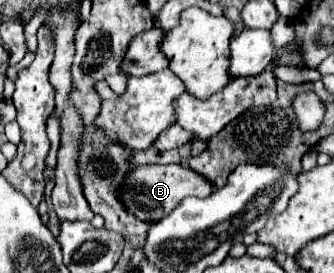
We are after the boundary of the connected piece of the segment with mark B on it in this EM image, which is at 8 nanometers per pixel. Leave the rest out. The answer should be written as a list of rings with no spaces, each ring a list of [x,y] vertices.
[[[146,164],[132,168],[128,172],[128,178],[120,188],[120,200],[124,202],[124,208],[136,218],[144,222],[158,222],[164,216],[168,216],[186,196],[206,198],[212,192],[212,188],[214,186],[204,176],[192,174],[192,170],[186,164],[166,164],[166,166]]]

